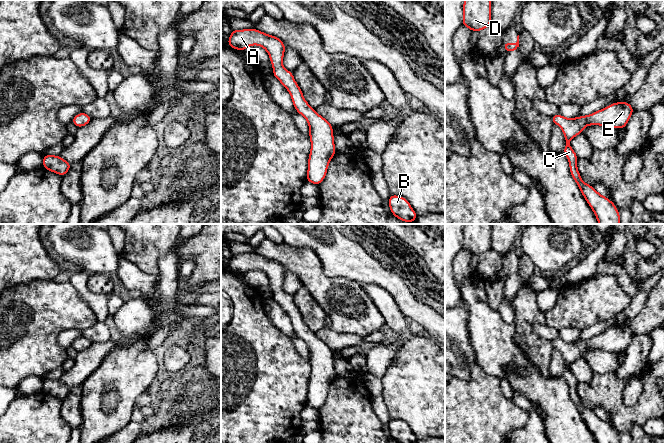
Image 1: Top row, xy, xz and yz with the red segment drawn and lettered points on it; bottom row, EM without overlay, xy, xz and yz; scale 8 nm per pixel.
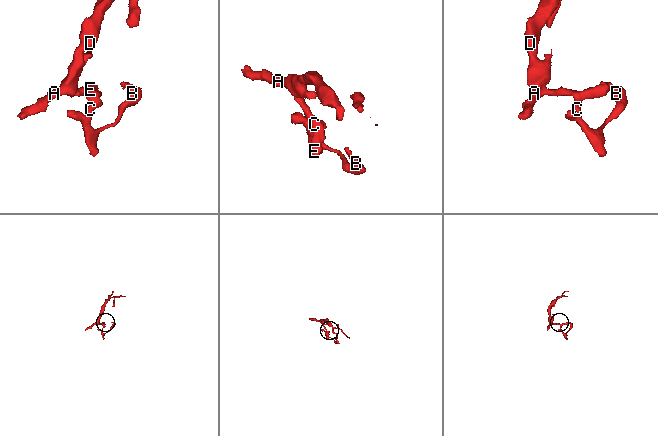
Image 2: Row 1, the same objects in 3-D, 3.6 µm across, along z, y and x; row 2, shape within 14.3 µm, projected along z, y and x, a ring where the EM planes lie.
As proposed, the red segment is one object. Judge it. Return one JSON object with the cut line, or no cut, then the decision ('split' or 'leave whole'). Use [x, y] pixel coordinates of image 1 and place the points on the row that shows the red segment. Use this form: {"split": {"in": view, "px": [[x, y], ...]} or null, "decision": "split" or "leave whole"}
{"split": null, "decision": "leave whole"}

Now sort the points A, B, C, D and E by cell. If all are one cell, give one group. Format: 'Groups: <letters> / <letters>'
Groups: A B C D E

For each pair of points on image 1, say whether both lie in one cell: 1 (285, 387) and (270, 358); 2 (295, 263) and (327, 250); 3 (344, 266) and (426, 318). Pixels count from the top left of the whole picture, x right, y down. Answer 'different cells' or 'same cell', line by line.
1: same cell
2: different cells
3: same cell

